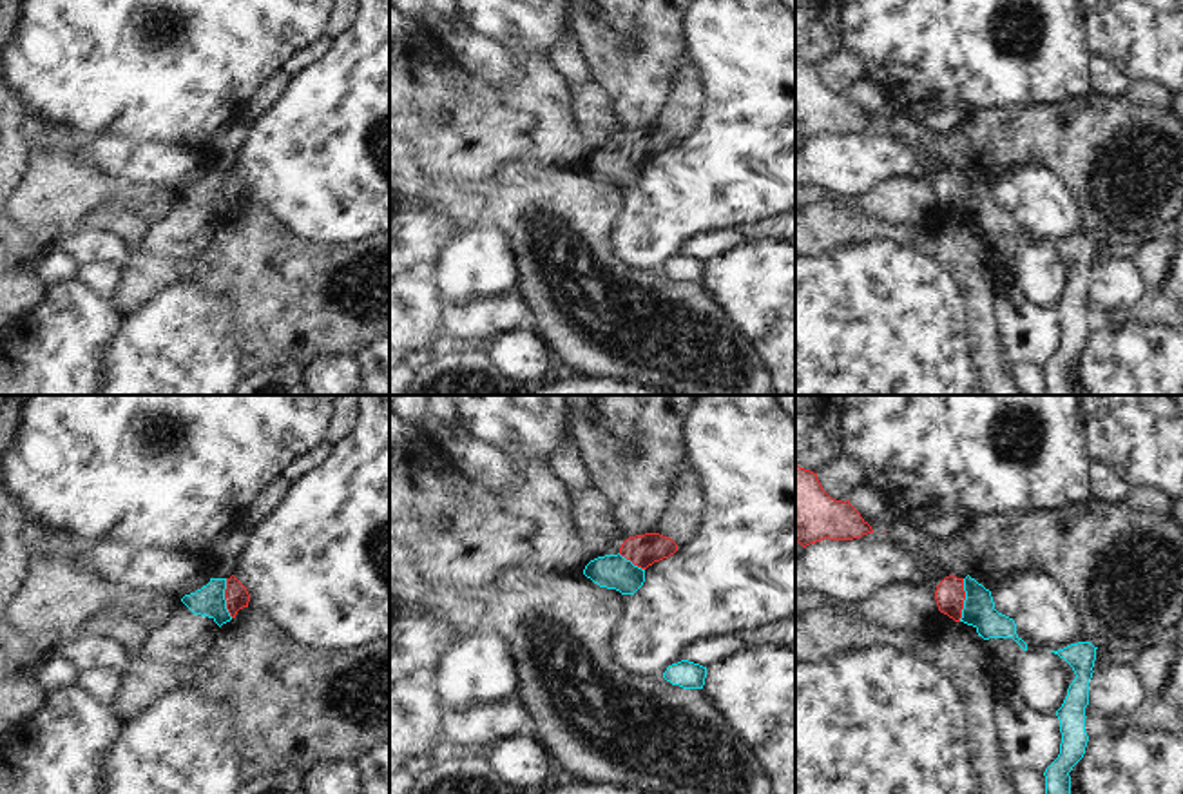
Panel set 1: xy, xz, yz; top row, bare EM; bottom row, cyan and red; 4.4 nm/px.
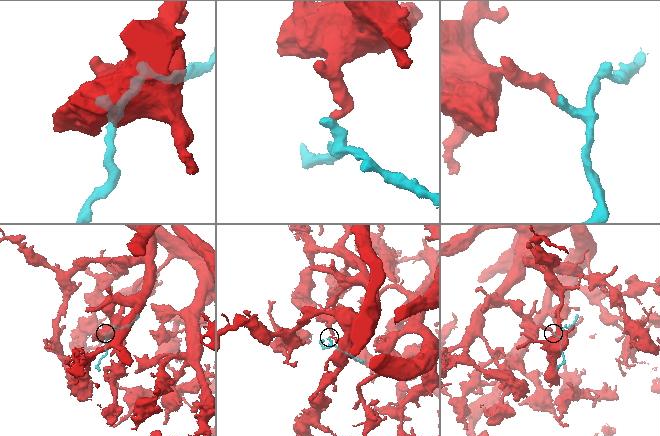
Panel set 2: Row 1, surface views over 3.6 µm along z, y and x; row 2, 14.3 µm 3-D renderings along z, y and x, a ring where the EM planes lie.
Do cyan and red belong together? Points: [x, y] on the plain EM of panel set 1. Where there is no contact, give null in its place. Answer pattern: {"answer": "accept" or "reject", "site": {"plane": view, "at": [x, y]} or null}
{"answer": "reject", "site": {"plane": "yz", "at": [964, 194]}}

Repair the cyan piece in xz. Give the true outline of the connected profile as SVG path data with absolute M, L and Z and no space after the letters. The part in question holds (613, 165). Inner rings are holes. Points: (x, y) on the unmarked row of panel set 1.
M620 147L591 154L583 169L600 181L616 183L621 189L634 189L645 176L645 163L634 160Z

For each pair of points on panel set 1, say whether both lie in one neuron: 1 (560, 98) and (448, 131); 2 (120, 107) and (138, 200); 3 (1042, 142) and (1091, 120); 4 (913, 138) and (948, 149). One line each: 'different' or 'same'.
1: same
2: different
3: same
4: same

